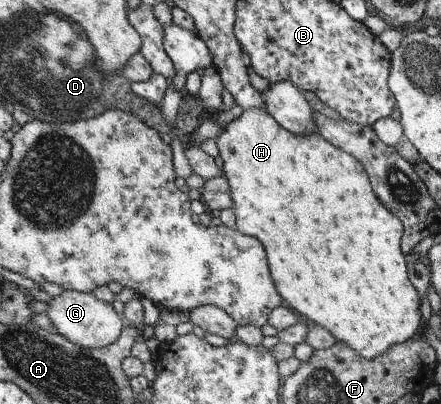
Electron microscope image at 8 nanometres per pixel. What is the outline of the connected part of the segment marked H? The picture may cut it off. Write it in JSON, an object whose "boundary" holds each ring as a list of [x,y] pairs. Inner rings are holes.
{"boundary":[[[254,107],[242,111],[242,114],[223,127],[215,139],[219,149],[223,171],[227,178],[226,190],[233,200],[233,211],[236,217],[236,227],[244,234],[256,237],[266,249],[270,274],[276,290],[281,294],[283,304],[295,310],[297,315],[308,319],[310,324],[323,326],[329,330],[337,342],[346,343],[361,357],[371,359],[385,353],[391,346],[403,343],[408,339],[417,337],[421,327],[421,313],[419,305],[421,299],[417,290],[407,276],[407,265],[401,249],[404,225],[401,220],[391,213],[376,196],[369,176],[360,161],[349,155],[345,150],[334,146],[325,140],[319,132],[309,132],[308,135],[296,136],[294,133],[281,127],[265,108]]]}

